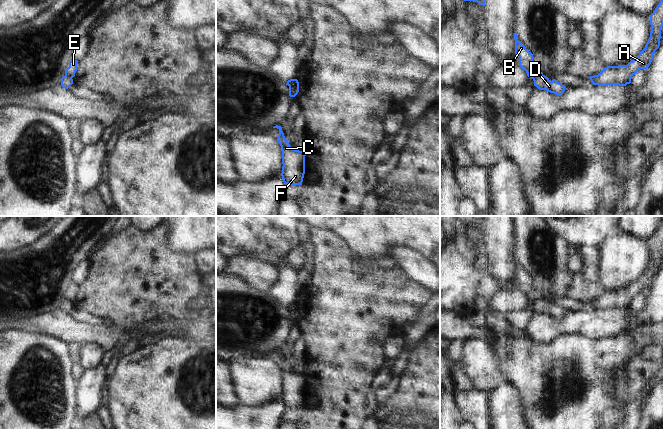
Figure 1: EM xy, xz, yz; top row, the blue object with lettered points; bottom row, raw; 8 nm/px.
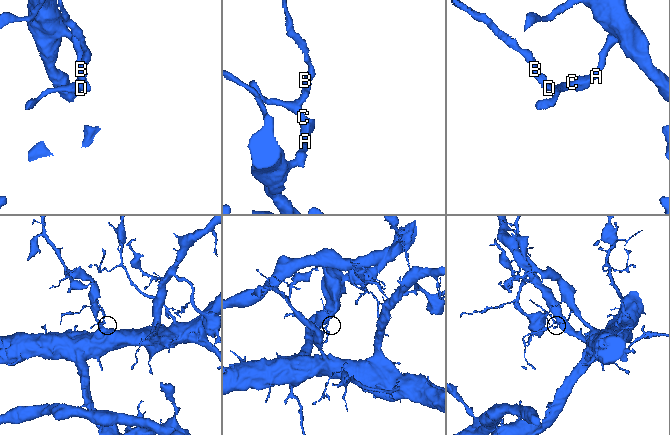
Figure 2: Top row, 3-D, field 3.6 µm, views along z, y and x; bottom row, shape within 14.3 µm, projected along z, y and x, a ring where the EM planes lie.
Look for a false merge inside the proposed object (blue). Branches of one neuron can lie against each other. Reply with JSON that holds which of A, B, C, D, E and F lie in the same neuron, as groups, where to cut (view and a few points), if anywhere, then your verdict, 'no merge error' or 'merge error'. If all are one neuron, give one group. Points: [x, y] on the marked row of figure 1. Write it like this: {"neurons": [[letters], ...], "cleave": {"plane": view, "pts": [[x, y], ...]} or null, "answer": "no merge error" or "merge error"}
{"neurons": [["A", "C", "D", "F"], ["B", "E"]], "cleave": {"plane": "yz", "pts": [[542, 74], [532, 78]]}, "answer": "merge error"}

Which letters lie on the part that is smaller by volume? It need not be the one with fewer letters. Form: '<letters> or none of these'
B, E.

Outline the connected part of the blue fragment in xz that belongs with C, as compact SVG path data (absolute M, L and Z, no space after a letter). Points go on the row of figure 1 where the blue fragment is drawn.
M274 126L279 130L277 142L282 151L282 179L284 184L296 186L302 185L305 174L305 156L304 151L292 149L288 140L285 139L281 126Z

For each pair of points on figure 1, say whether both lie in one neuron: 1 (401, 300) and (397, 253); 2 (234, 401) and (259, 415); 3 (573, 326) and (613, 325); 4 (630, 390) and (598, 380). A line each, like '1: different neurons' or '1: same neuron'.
1: different neurons
2: different neurons
3: same neuron
4: different neurons

